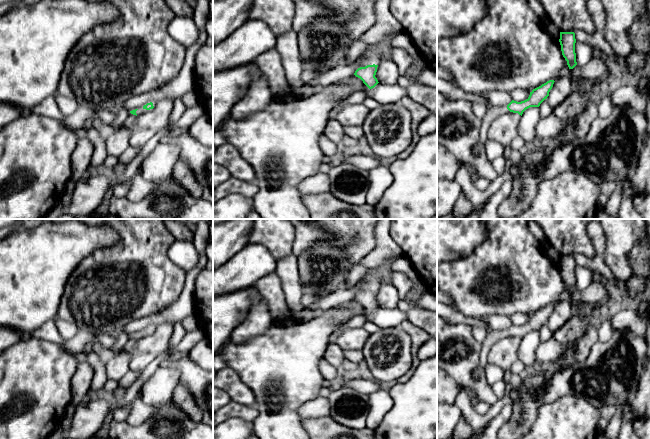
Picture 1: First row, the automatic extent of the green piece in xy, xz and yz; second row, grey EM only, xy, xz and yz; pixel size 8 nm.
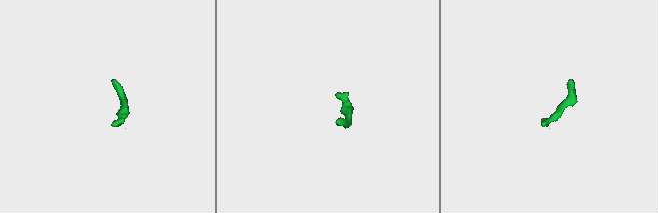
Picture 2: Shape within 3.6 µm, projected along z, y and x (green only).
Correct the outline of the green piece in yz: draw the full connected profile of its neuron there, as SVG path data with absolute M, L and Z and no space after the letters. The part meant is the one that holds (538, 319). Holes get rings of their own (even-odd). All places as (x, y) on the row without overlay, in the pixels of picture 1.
M549 304L541 310L533 313L529 321L521 326L512 324L507 330L489 330L487 336L482 342L479 364L481 368L486 368L487 359L491 347L500 339L505 338L508 334L513 337L518 337L522 340L523 336L530 331L539 331L540 328L547 323L549 316L553 311L554 304Z

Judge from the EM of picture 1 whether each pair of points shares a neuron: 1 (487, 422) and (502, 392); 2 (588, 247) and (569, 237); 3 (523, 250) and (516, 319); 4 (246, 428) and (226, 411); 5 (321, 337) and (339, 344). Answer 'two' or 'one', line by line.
1: one
2: one
3: two
4: two
5: two

